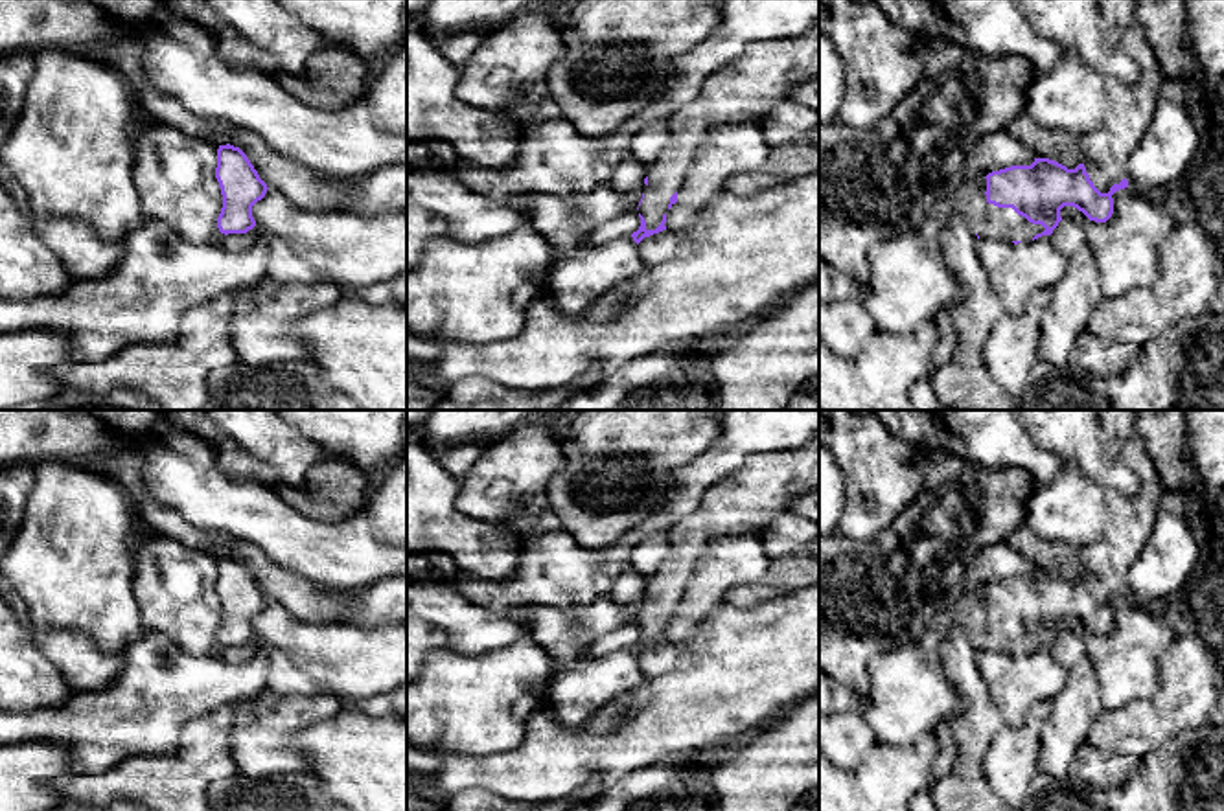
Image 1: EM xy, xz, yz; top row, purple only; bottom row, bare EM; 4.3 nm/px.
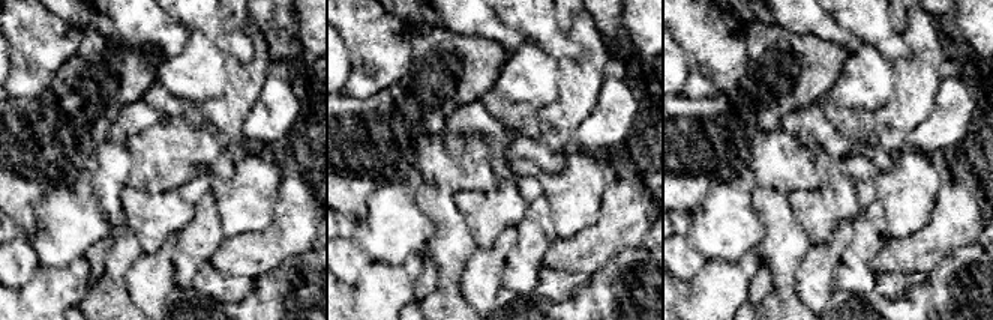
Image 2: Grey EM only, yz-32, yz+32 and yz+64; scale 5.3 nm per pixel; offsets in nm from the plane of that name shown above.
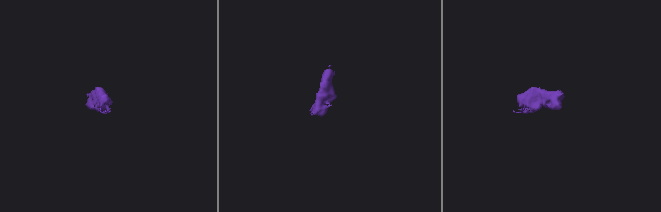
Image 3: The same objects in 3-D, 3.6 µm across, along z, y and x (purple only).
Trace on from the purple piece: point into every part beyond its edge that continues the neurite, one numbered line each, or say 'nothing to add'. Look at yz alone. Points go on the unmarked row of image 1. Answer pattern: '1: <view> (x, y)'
1: yz (1000, 635)

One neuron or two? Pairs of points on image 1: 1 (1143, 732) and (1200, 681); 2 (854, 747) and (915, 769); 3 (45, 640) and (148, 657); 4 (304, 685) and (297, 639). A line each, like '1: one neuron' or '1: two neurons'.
1: one neuron
2: two neurons
3: two neurons
4: two neurons

